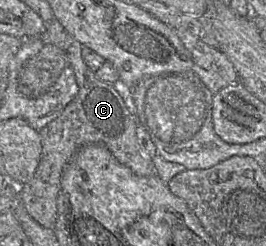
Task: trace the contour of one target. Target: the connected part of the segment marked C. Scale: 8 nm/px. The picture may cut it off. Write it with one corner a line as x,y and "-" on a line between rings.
55,18
47,23
41,39
44,44
51,43
65,52
79,88
76,97
62,113
39,131
42,145
40,161
32,179
21,186
21,200
30,217
42,227
54,229
62,173
82,147
90,144
105,146
122,165
137,176
156,175
156,169
153,160
140,151
135,116
129,111
124,98
114,85
100,81
85,64
81,55
82,44

